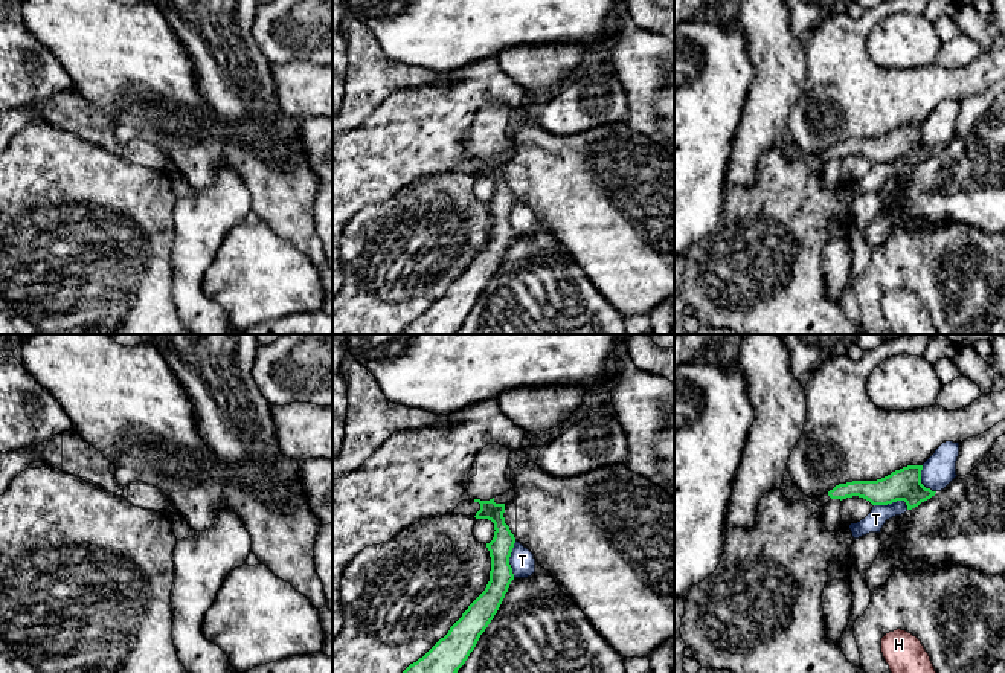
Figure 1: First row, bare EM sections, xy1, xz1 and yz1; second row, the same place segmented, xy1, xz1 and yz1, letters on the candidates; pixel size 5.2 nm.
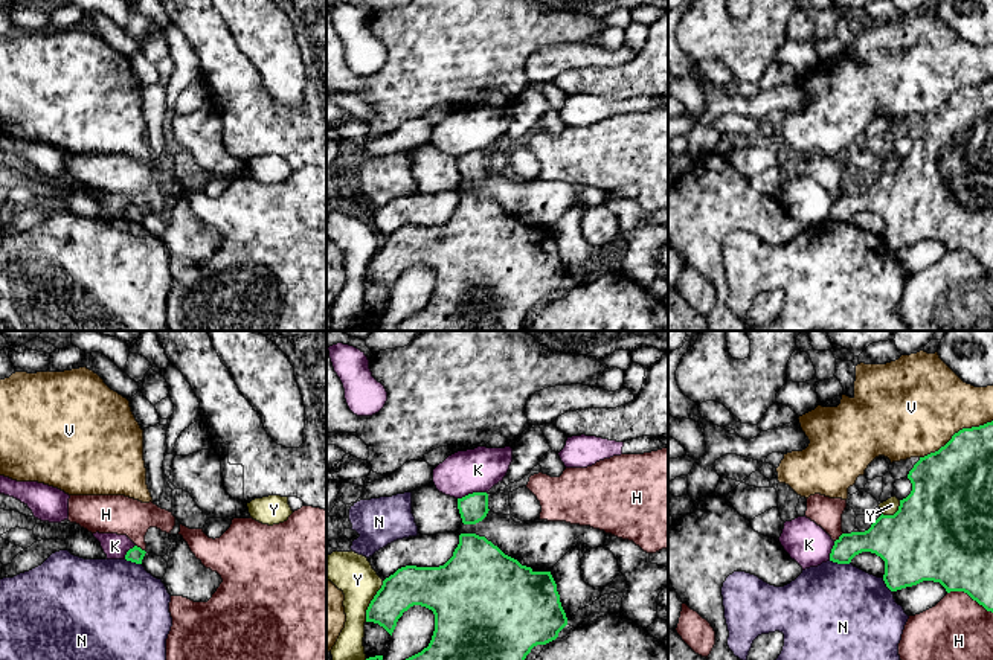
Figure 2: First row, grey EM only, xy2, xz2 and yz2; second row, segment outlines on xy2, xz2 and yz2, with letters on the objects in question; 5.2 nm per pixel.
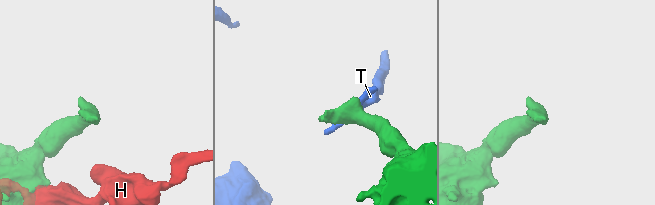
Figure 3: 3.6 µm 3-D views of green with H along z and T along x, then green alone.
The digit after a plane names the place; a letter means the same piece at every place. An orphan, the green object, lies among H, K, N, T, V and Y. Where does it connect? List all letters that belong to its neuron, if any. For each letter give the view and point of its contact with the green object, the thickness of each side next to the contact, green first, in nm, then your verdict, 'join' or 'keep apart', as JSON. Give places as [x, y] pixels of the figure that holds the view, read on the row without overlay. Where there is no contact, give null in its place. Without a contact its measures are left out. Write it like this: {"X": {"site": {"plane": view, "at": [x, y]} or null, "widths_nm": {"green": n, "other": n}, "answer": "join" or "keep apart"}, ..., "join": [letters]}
{"H": {"site": {"plane": "yz2", "at": [970, 255]}, "widths_nm": {"green": 380, "other": 420}, "answer": "keep apart"}, "K": {"site": {"plane": "xz2", "at": [473, 151]}, "widths_nm": {"green": 160, "other": 220}, "answer": "keep apart"}, "N": {"site": {"plane": "yz2", "at": [841, 221]}, "widths_nm": {"green": 170, "other": 500}, "answer": "keep apart"}, "T": {"site": {"plane": "yz1", "at": [892, 159]}, "widths_nm": {"green": 170, "other": 100}, "answer": "keep apart"}, "V": {"site": {"plane": "yz2", "at": [955, 92]}, "widths_nm": {"green": 380, "other": 500}, "answer": "keep apart"}, "Y": {"site": {"plane": "xz2", "at": [371, 259]}, "widths_nm": {"green": 220, "other": 220}, "answer": "keep apart"}, "join": []}

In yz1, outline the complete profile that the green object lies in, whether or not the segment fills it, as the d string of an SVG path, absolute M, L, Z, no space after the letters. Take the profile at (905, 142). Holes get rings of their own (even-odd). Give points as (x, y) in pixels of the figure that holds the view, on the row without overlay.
M907 124L877 139L852 139L839 142L816 160L805 154L791 137L782 139L779 148L791 160L807 159L816 162L819 166L831 157L842 159L859 154L869 159L872 163L888 163L897 159L904 159L907 168L912 168L936 151L921 142L921 128L923 124Z

